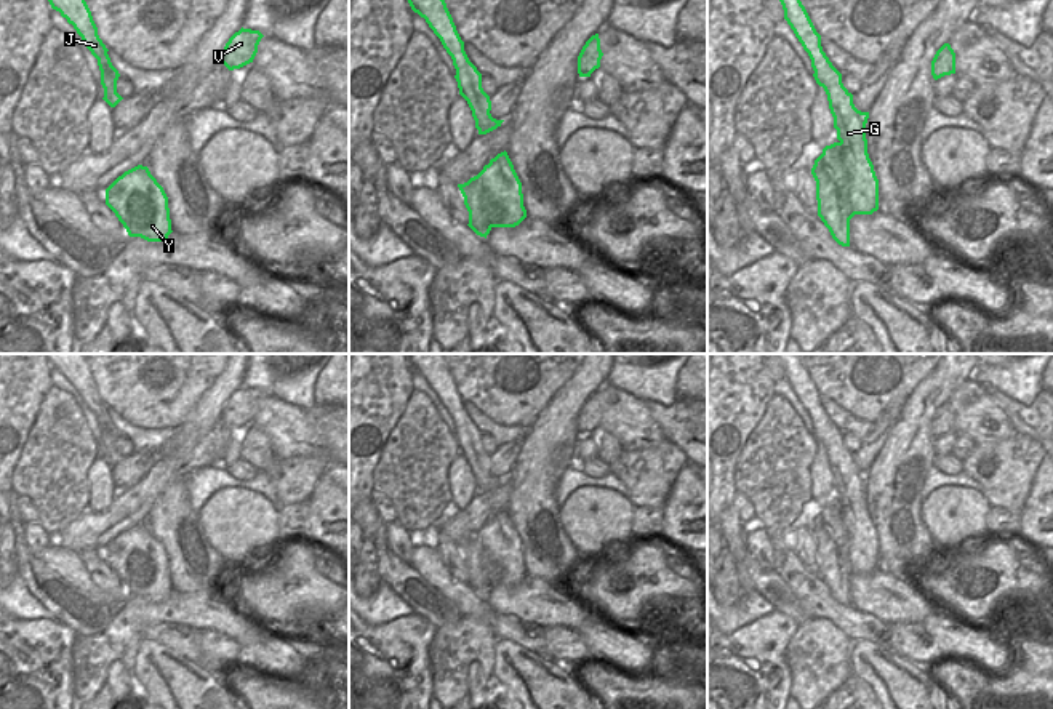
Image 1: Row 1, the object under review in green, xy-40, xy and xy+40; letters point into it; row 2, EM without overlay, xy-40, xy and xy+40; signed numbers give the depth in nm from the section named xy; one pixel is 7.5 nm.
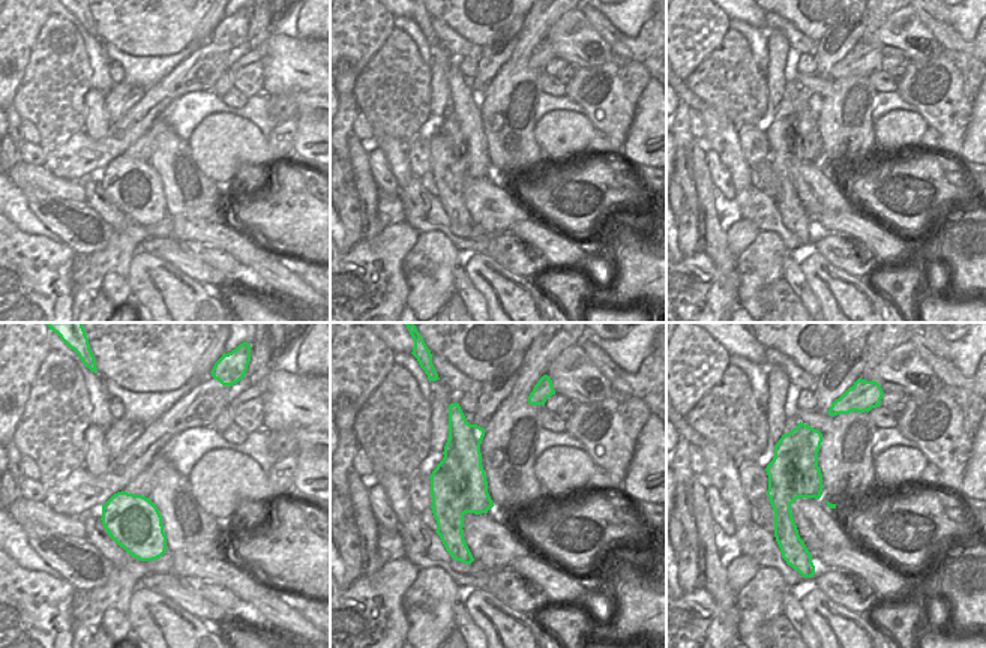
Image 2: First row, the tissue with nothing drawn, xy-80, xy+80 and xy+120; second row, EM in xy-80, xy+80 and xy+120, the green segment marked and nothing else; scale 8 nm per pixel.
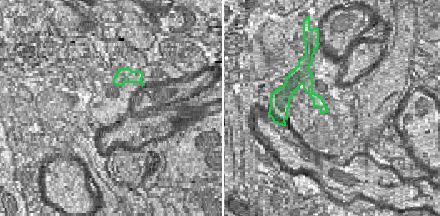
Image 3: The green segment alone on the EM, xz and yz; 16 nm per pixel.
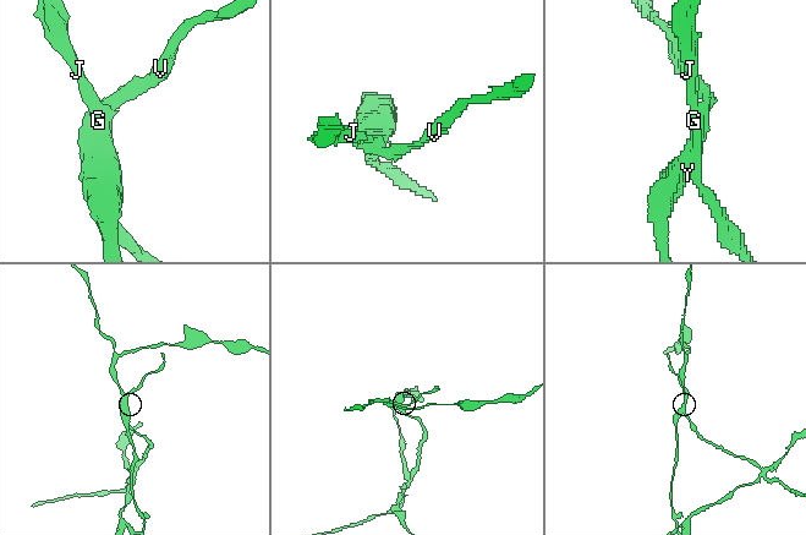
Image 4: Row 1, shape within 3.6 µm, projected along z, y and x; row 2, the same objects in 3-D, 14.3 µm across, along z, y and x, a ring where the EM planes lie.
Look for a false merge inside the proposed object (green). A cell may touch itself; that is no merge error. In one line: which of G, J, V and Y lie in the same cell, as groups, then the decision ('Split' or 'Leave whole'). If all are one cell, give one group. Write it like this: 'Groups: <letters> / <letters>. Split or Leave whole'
Groups: G J Y / V. Split.

